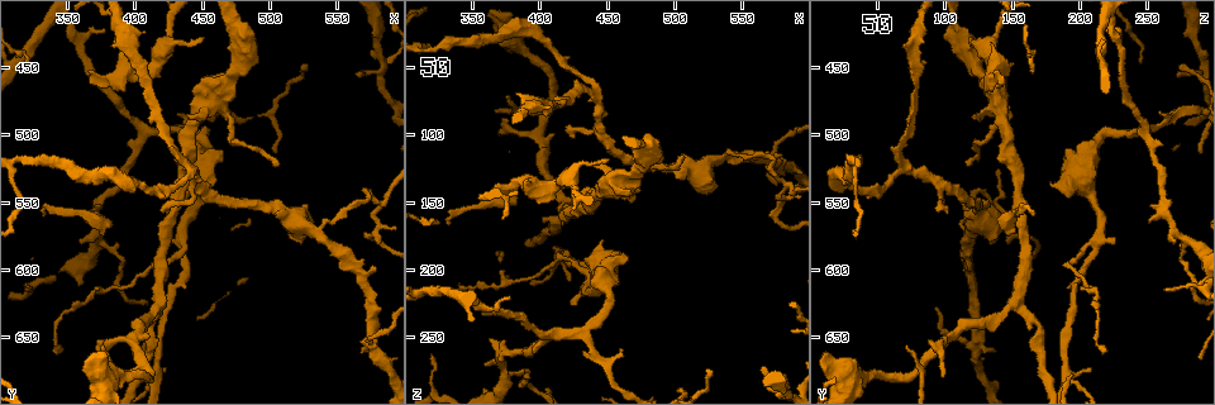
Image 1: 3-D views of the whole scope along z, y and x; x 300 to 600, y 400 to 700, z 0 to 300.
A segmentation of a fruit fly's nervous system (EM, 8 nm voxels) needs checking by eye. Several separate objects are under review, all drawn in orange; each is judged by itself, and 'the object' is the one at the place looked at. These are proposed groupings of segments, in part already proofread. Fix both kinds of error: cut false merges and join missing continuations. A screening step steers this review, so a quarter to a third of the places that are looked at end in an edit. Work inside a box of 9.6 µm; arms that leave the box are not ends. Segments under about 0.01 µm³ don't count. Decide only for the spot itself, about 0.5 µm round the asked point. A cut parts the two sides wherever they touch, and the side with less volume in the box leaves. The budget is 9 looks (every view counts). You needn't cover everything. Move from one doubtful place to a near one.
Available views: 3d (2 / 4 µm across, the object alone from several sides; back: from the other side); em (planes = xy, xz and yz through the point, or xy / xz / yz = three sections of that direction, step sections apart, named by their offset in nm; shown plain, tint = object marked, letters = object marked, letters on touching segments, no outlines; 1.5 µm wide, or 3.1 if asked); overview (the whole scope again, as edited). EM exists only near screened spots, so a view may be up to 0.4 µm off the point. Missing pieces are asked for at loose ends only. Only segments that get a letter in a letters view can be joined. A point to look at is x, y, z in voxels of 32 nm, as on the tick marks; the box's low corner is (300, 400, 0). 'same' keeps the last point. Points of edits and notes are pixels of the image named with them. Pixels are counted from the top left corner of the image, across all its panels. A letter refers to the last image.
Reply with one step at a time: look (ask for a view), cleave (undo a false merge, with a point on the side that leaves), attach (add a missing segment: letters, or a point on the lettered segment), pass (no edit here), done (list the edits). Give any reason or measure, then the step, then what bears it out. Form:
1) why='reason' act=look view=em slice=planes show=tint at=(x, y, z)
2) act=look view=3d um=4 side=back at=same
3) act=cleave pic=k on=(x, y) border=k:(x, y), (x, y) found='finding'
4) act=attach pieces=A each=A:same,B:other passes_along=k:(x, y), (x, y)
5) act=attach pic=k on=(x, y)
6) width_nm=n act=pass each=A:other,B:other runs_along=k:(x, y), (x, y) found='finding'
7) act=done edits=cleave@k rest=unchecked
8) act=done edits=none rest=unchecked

why='sudden change in width' act=look view=3d um=2 at=(452, 496, 216)

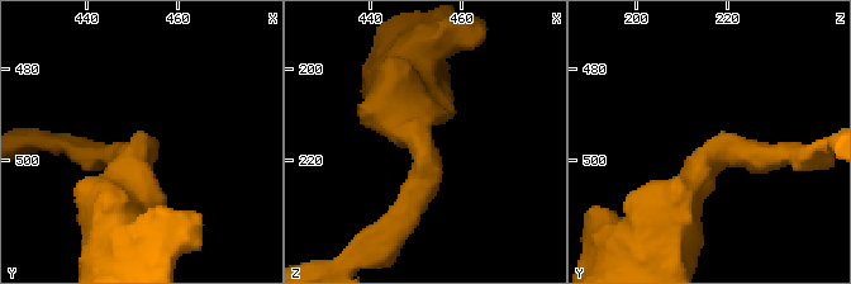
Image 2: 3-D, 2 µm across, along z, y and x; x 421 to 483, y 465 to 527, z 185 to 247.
why='shape alone is not enough' act=look view=em slice=planes show=tint at=(451, 499, 217)

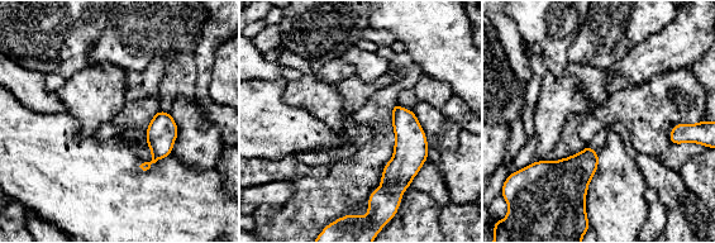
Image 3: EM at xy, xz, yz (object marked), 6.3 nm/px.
act=look view=em slice=planes show=letters at=same

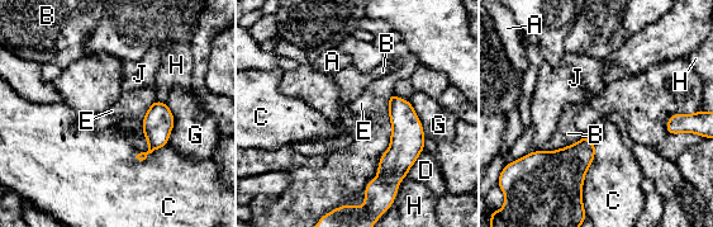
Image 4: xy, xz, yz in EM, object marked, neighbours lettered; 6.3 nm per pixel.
width_nm=190 act=pass each=A:other,B:other,C:other,D:other,E:other,G:other,H:other,J:other found='one neuron here'

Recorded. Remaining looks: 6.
why='thin end' act=look view=em slice=xy step=8 show=letters at=(504, 520, 114)

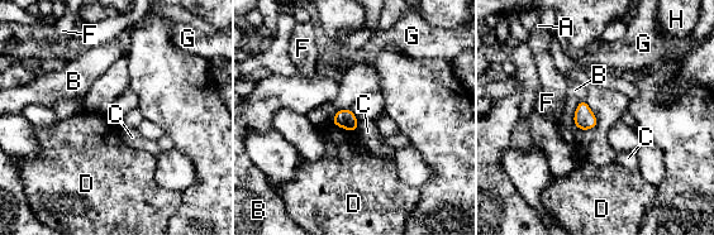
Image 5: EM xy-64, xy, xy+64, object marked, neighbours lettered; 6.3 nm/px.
act=look view=em slice=xz step=8 show=letters at=same

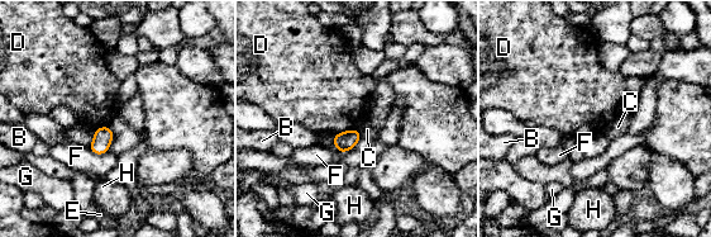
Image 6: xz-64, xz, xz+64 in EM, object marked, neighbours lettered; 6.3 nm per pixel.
width_nm=120 act=pass each=B:other,C:other,D:other,E:other,F:other,G:other,H:other border=6:(358, 129), (346, 129), (334, 134) found='no lettered segment goes on from it'

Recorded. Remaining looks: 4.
act=look view=em slice=xy step=8 show=tint at=(448, 538, 180)

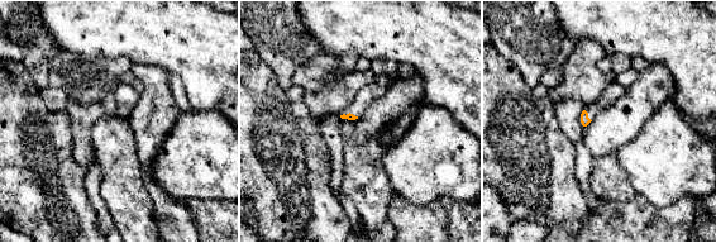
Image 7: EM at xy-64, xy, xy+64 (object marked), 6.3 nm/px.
act=look view=em slice=xz step=4 show=letters at=same

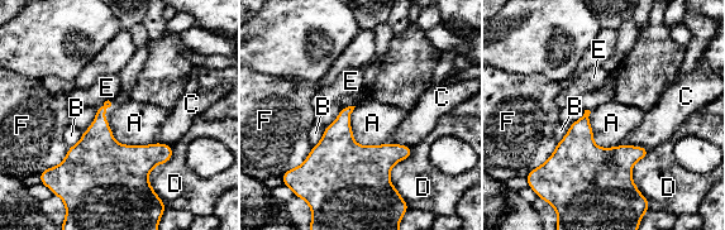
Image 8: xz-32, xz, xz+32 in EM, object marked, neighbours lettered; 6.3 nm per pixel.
act=pass each=A:other,B:other,C:other,D:other,E:other,F:other border=8:(349, 121), (358, 144), (392, 144) found='none of them fits'

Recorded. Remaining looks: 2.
why='a fork' act=look view=3d um=4 at=(444, 536, 98)

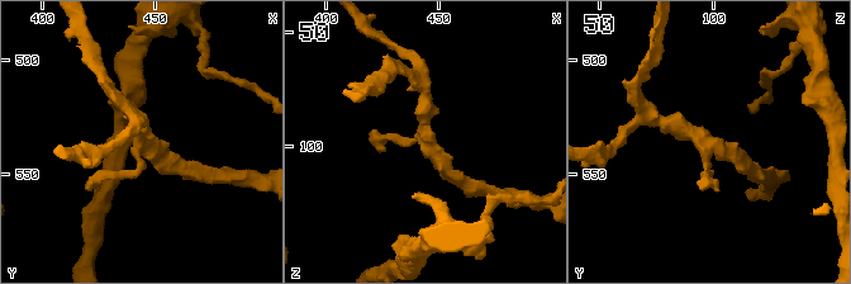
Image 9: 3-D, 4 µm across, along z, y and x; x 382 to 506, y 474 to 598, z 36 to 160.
why='shape alone is not enough' act=look view=em slice=yz step=4 show=letters at=(446, 538, 101)

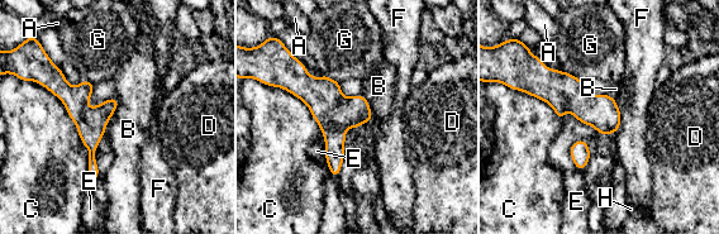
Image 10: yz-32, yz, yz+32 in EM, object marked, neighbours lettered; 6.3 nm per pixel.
width_nm=130 act=pass each=A:other,B:other,C:other,D:other,E:other,F:other,G:other,H:other found='continuous, no second neuron'

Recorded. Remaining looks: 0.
act=done edits=none rest=unchecked

